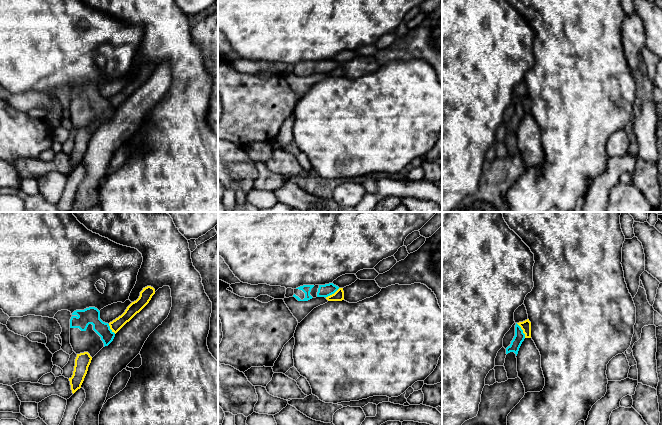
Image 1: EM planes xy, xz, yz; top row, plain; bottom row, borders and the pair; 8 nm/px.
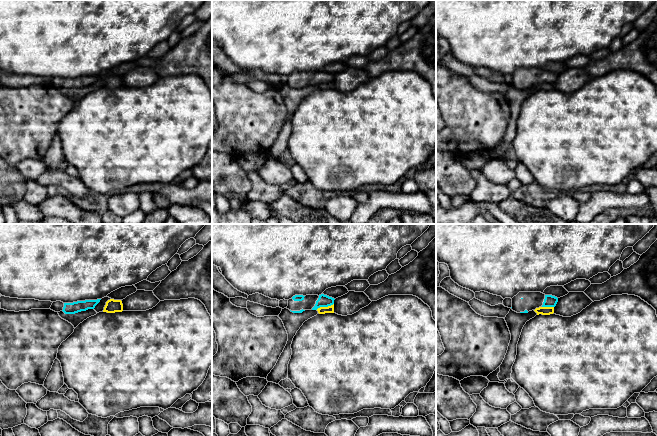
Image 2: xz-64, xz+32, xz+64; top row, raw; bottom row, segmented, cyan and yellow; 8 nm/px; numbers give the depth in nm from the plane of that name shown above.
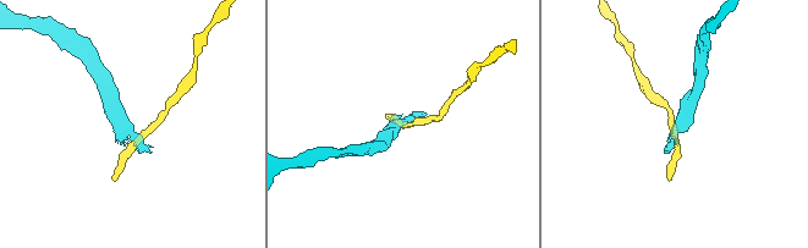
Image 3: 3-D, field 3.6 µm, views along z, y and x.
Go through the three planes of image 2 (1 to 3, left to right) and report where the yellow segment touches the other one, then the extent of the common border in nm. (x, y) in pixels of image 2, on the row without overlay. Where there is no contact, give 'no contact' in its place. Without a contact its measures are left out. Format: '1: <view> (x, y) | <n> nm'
1: no contact
2: xz+32 (324, 82) | 150 nm
3: xz+64 (548, 82) | 100 nm

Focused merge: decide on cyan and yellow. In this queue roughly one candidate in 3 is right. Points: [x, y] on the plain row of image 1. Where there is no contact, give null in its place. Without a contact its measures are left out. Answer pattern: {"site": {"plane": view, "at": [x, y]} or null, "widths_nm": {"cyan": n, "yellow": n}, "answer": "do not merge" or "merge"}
{"site": {"plane": "yz", "at": [522, 106]}, "widths_nm": {"cyan": 90, "yellow": 80}, "answer": "do not merge"}

